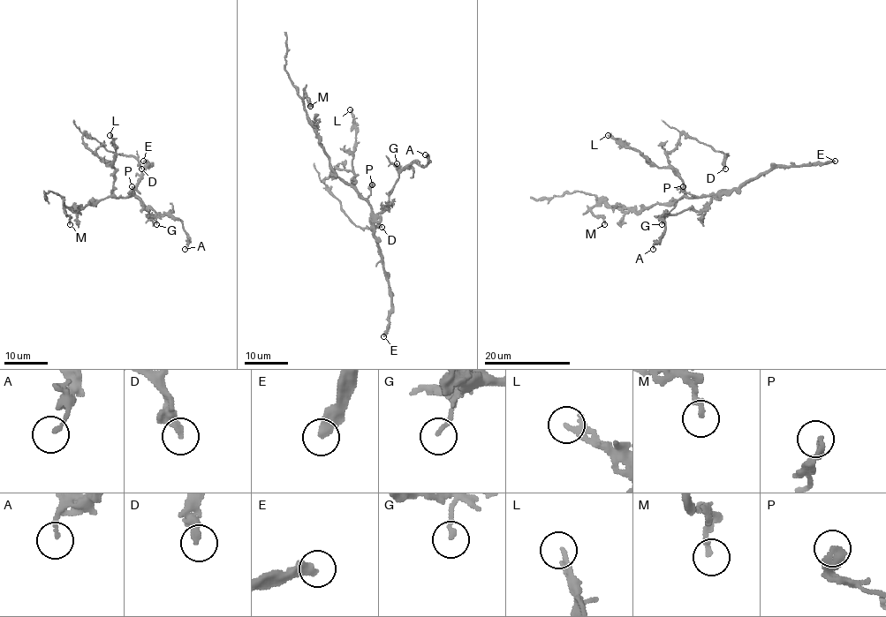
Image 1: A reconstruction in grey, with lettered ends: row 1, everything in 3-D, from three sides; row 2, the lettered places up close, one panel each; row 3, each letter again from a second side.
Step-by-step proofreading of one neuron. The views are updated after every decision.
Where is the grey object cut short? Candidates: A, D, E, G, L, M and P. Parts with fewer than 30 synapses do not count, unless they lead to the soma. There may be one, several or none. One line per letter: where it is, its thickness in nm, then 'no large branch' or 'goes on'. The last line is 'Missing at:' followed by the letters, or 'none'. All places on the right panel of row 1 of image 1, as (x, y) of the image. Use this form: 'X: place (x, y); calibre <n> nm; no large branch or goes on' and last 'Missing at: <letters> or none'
A: place (653, 249); calibre 160 nm; no large branch
D: place (725, 169); calibre 280 nm; no large branch
E: place (835, 161); calibre 440 nm; no large branch
G: place (662, 224); calibre 170 nm; no large branch
L: place (608, 135); calibre 240 nm; no large branch
M: place (604, 224); calibre 190 nm; no large branch
P: place (683, 186); calibre 340 nm; no large branch
Missing at: none

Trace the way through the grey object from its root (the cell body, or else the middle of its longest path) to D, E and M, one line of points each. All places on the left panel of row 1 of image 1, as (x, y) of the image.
D: (105, 197), (112, 193), (114, 169), (87, 146), (84, 134), (94, 137), (109, 151), (133, 155), (141, 169)
E: (105, 197), (128, 197), (135, 190), (143, 171), (151, 165), (143, 161)
M: (105, 197), (87, 205), (79, 211), (73, 211), (63, 202), (70, 224)

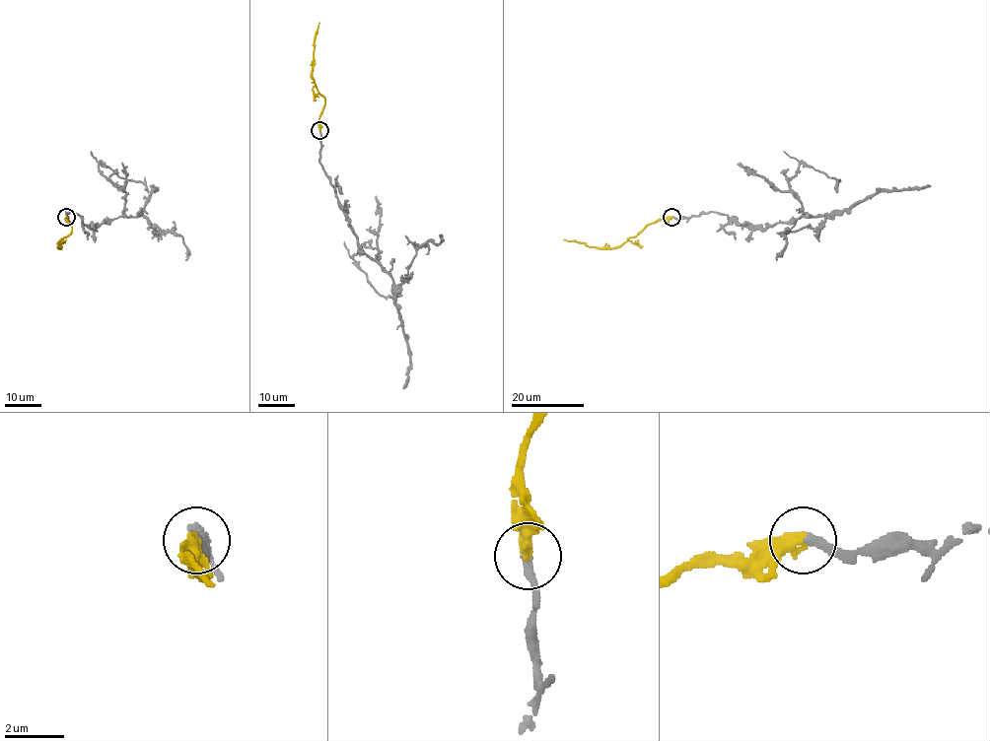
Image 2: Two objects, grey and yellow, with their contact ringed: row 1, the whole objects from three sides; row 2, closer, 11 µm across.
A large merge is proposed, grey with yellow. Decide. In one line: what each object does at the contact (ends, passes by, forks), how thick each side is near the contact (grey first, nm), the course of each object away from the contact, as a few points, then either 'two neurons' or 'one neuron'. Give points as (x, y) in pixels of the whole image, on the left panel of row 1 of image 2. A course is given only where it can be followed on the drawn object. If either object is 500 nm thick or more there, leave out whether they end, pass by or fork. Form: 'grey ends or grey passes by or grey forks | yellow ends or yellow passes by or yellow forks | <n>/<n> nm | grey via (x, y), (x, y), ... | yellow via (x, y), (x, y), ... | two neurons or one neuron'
grey ends | yellow ends | 280/360 nm | grey via (67, 217), (77, 214), (94, 229), (123, 213), (125, 192), (100, 163), (142, 181), (148, 192) | yellow via (67, 217), (71, 233), (63, 237), (59, 248), (66, 239) | one neuron

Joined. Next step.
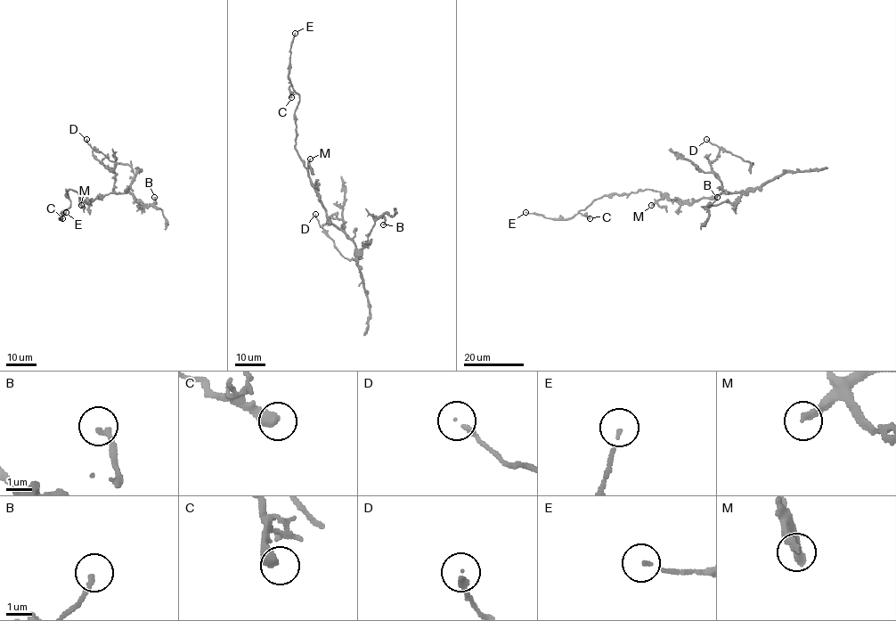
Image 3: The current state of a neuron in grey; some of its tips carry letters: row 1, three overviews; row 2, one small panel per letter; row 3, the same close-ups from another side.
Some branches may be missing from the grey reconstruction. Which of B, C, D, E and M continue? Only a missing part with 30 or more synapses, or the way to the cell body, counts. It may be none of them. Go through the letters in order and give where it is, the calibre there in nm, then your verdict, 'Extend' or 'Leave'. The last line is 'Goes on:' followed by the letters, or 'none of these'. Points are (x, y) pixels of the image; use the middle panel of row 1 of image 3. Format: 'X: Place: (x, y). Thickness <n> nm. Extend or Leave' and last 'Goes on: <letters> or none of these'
B: Place: (383, 224). Thickness 170 nm. Leave
C: Place: (291, 97). Thickness 440 nm. Leave
D: Place: (315, 214). Thickness 120 nm. Leave
E: Place: (295, 33). Thickness 80 nm. Leave
M: Place: (310, 159). Thickness 260 nm. Leave
Goes on: none of these

